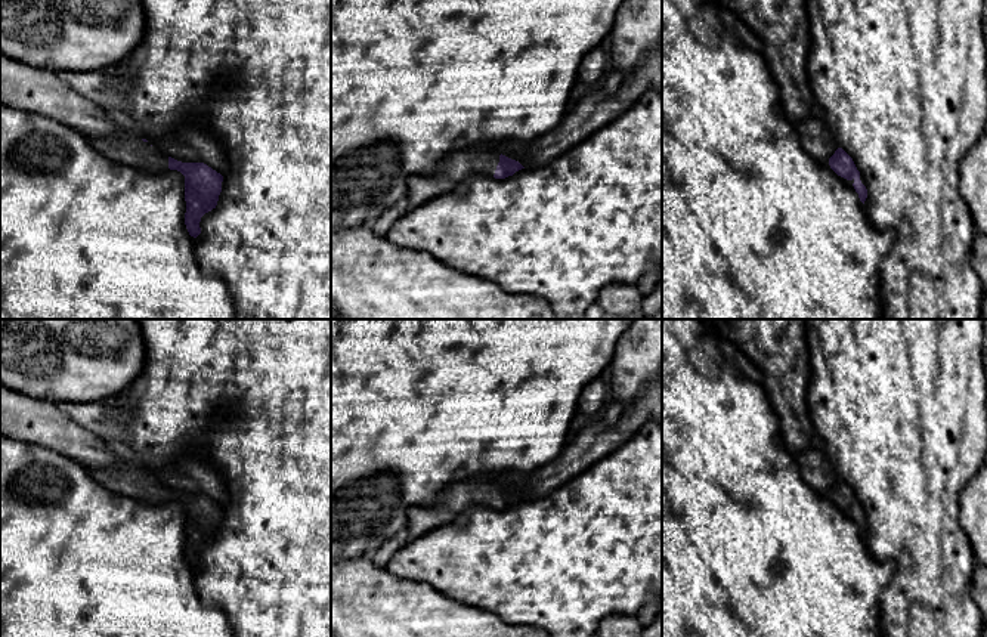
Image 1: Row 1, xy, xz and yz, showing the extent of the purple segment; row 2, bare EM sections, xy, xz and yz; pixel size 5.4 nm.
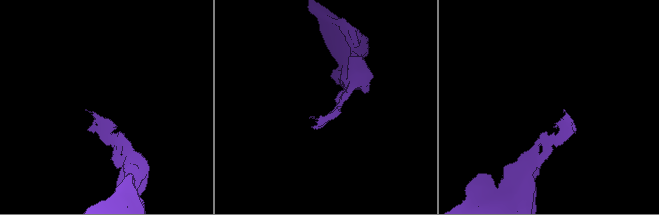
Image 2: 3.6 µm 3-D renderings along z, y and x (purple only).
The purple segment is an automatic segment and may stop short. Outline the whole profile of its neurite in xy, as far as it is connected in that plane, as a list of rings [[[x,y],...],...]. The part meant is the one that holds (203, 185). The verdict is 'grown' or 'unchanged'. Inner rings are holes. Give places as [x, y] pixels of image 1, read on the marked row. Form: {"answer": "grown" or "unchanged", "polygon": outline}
{"answer": "grown", "polygon": [[[121,132],[114,140],[89,139],[106,158],[145,173],[177,170],[185,176],[185,225],[191,236],[201,234],[201,217],[216,208],[223,176],[204,163],[182,163],[152,146],[136,132]]]}

